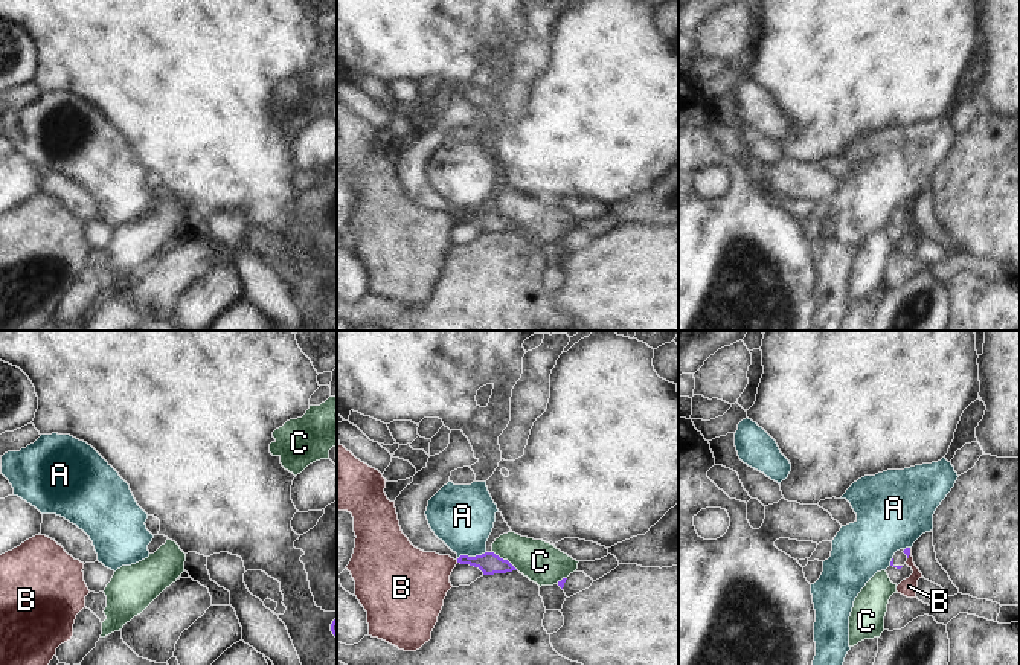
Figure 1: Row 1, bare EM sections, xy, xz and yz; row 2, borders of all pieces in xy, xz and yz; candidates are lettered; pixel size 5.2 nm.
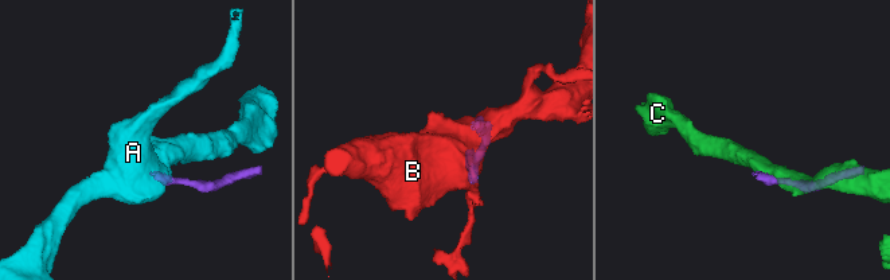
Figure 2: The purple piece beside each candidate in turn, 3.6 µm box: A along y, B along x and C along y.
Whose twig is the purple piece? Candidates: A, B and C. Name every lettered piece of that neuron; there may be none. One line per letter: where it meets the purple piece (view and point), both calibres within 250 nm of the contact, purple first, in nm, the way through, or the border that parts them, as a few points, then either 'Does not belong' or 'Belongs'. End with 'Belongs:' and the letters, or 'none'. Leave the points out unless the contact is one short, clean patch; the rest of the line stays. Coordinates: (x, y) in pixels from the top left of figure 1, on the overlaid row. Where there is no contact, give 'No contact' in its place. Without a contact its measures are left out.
A: Touches purple at xz (471, 557). Thickness 120 nm (purple) against 340 nm. Boundary: xz (485, 551), (458, 558). Does not belong
B: Touches purple at yz (909, 554). Thickness 40 nm (purple) against 90 nm. Boundary: yz (910, 549), (907, 558). Does not belong
C: Touches purple at xz (505, 560). Thickness 120 nm (purple) against 220 nm. Does not belong
Belongs: none

